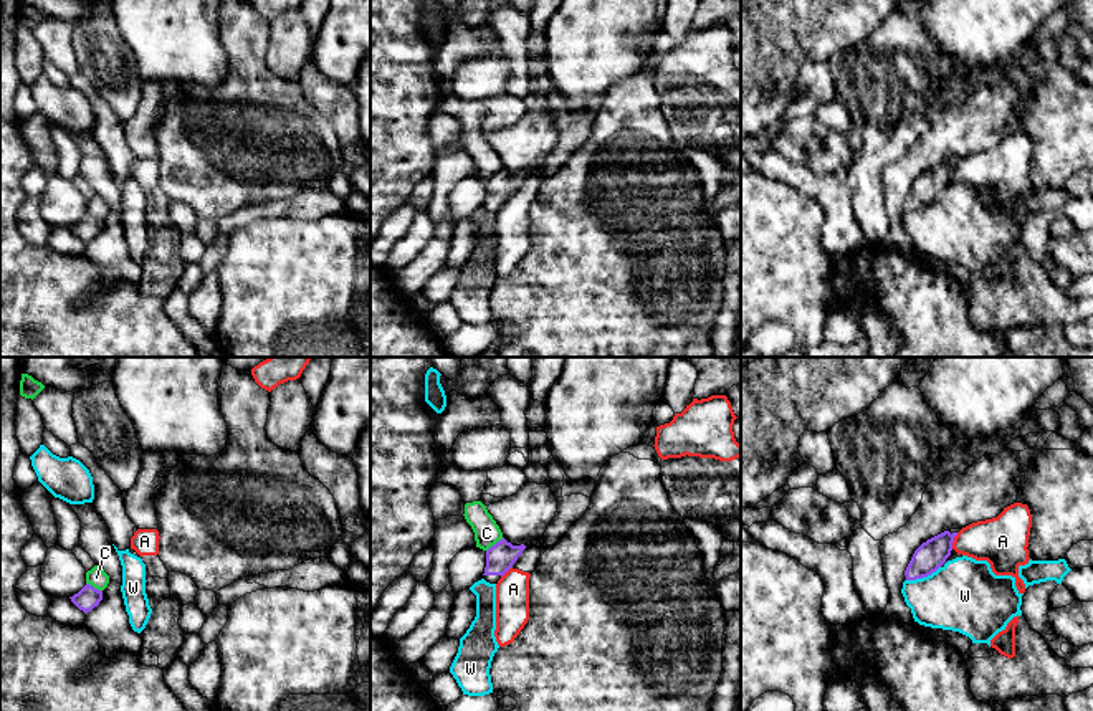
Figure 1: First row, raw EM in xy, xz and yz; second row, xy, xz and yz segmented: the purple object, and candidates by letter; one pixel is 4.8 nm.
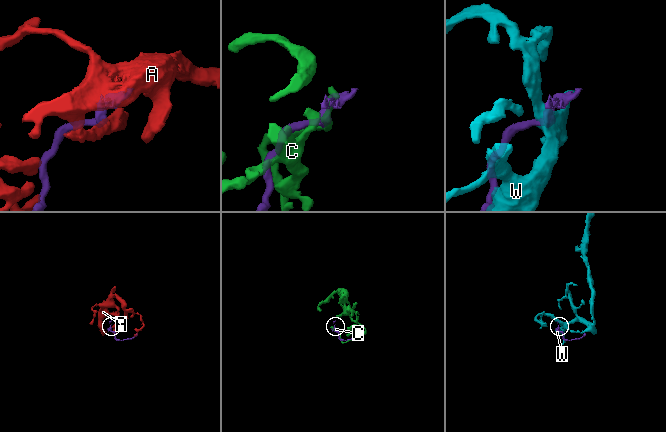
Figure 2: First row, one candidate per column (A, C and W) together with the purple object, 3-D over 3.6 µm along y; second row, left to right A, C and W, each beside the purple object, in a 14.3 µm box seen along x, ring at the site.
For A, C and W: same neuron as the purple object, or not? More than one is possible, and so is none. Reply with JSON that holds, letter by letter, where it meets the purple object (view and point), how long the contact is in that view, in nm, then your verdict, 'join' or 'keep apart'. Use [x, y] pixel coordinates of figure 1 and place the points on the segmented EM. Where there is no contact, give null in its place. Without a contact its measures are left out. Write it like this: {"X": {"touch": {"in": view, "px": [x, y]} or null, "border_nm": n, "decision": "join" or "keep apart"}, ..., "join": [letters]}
{"A": {"touch": {"in": "yz", "px": [953, 541]}, "border_nm": 90, "decision": "keep apart"}, "C": {"touch": {"in": "xz", "px": [496, 543]}, "border_nm": 110, "decision": "keep apart"}, "W": {"touch": {"in": "yz", "px": [923, 576]}, "border_nm": 180, "decision": "keep apart"}, "join": []}

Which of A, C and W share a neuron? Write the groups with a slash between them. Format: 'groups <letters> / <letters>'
groups A / C / W

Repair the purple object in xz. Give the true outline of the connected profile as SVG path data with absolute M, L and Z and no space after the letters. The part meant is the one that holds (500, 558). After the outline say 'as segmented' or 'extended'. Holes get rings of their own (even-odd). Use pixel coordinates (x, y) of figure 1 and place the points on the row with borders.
M504 537L498 541L486 551L486 567L483 579L489 584L498 584L498 580L513 567L524 549L524 544L513 546Z | extended

